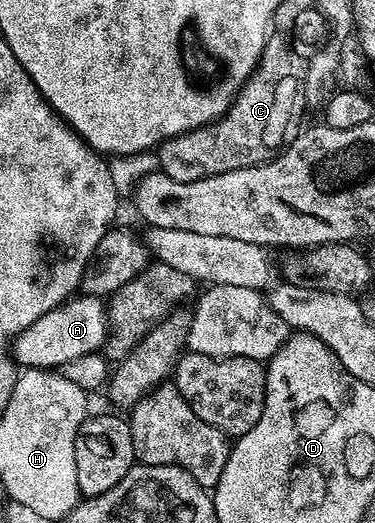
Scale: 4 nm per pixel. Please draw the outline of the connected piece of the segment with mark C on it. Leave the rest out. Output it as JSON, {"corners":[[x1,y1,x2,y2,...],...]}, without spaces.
{"corners":[[279,29,272,30,259,66,239,90,231,108,221,119,209,125,186,131,183,135,158,144,158,170,173,177,173,181,188,183,213,177,217,173,258,167,260,163,275,158,280,148,288,142,289,136,304,126,303,79,313,51,306,39,303,31,297,32,294,39]]}

